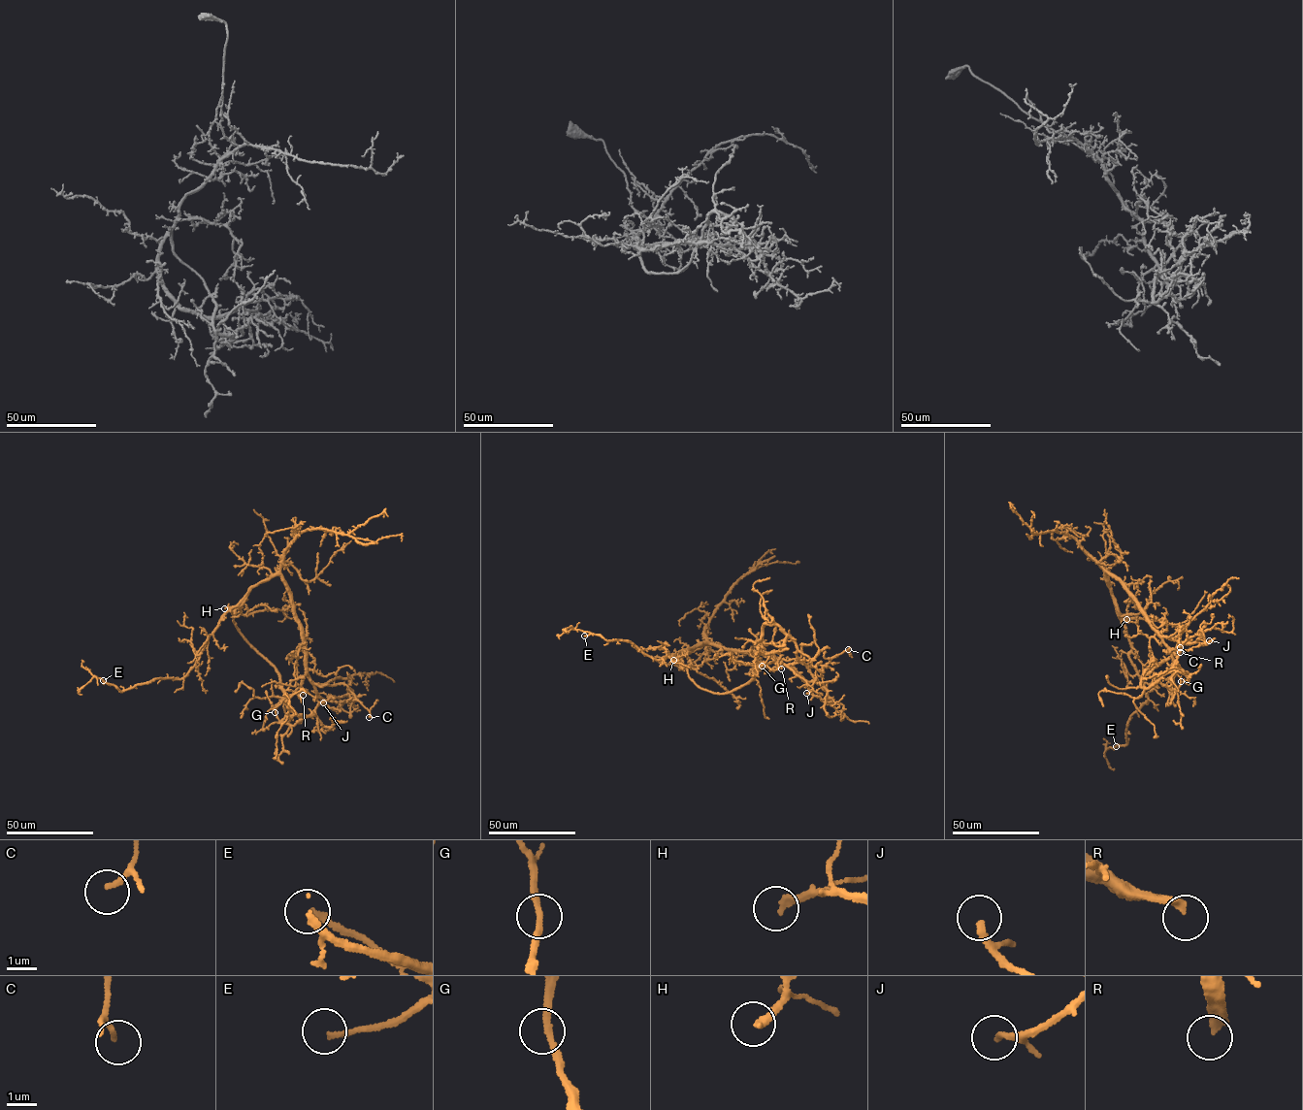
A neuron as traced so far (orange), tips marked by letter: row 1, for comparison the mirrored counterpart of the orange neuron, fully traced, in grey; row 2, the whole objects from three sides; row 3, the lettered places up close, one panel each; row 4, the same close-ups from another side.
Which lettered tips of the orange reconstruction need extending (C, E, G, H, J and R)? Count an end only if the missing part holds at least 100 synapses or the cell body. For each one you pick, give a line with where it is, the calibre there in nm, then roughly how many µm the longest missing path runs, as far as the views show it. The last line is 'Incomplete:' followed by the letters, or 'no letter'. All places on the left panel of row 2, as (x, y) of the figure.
R: (303, 695) | 320 nm | 80 µm
Incomplete: R

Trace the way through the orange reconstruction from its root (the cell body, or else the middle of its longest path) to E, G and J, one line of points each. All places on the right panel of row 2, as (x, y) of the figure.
E: (1146, 619), (1119, 616), (1132, 649), (1129, 660), (1148, 700), (1130, 716), (1125, 730), (1126, 743), (1116, 746)
G: (1146, 619), (1180, 631), (1175, 652), (1158, 665), (1152, 662), (1149, 647), (1152, 636), (1163, 641), (1181, 681)
J: (1146, 619), (1180, 631), (1175, 652), (1155, 666), (1152, 636), (1160, 644), (1168, 636), (1188, 643), (1209, 640)

